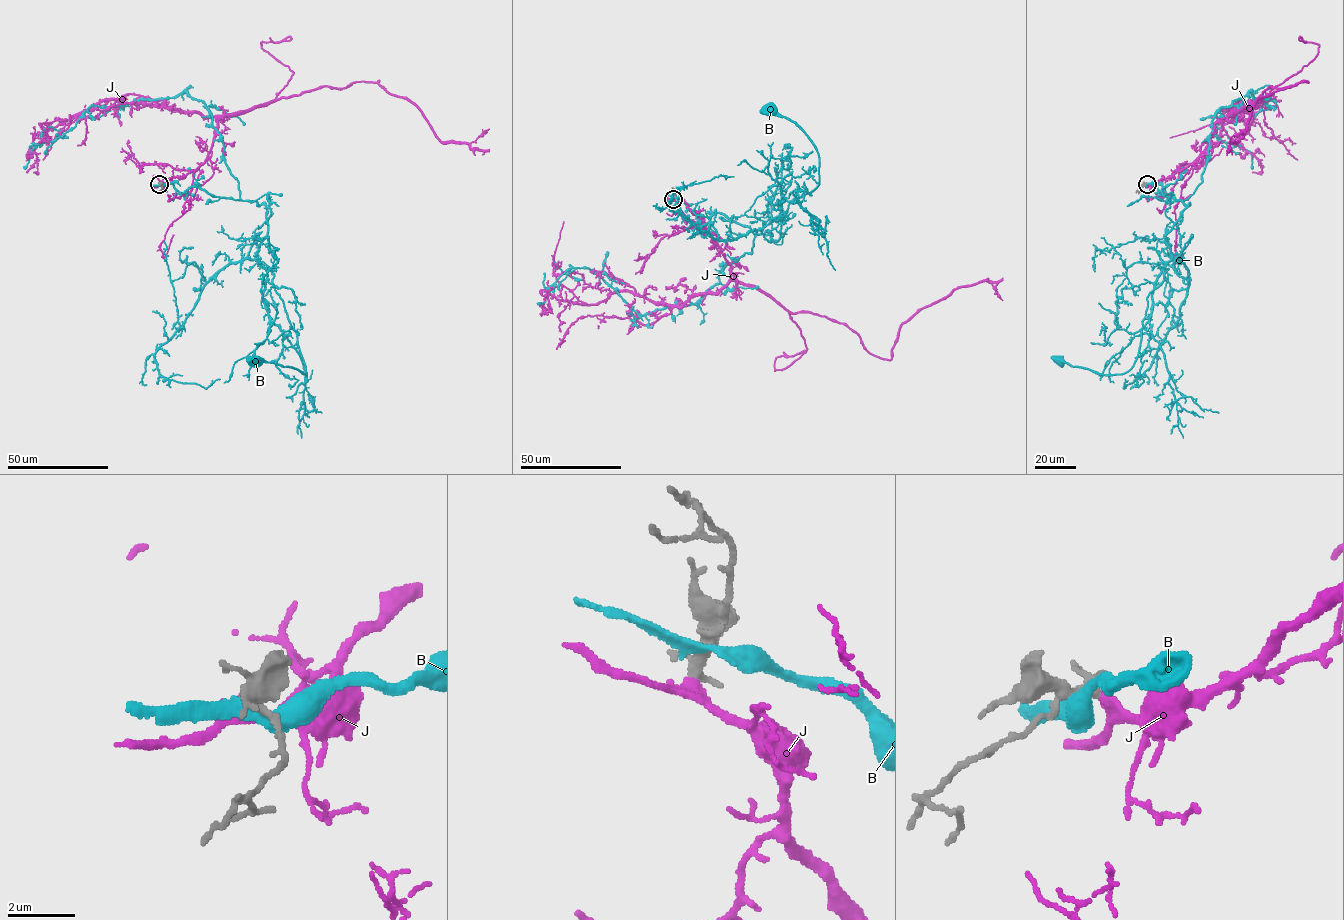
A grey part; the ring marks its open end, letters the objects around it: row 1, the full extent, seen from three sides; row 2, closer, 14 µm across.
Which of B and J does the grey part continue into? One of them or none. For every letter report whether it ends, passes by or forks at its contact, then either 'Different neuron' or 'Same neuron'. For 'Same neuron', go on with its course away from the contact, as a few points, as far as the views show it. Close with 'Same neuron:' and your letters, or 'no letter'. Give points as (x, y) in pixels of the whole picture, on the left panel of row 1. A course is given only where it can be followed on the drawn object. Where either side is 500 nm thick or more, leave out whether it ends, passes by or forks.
B: It passes by. Different neuron
J: It passes by. Same neuron. Its course: (160, 184), (204, 162), (219, 118), (323, 86), (377, 81), (410, 101), (442, 141), (470, 143), (489, 129)
Same neuron: J

